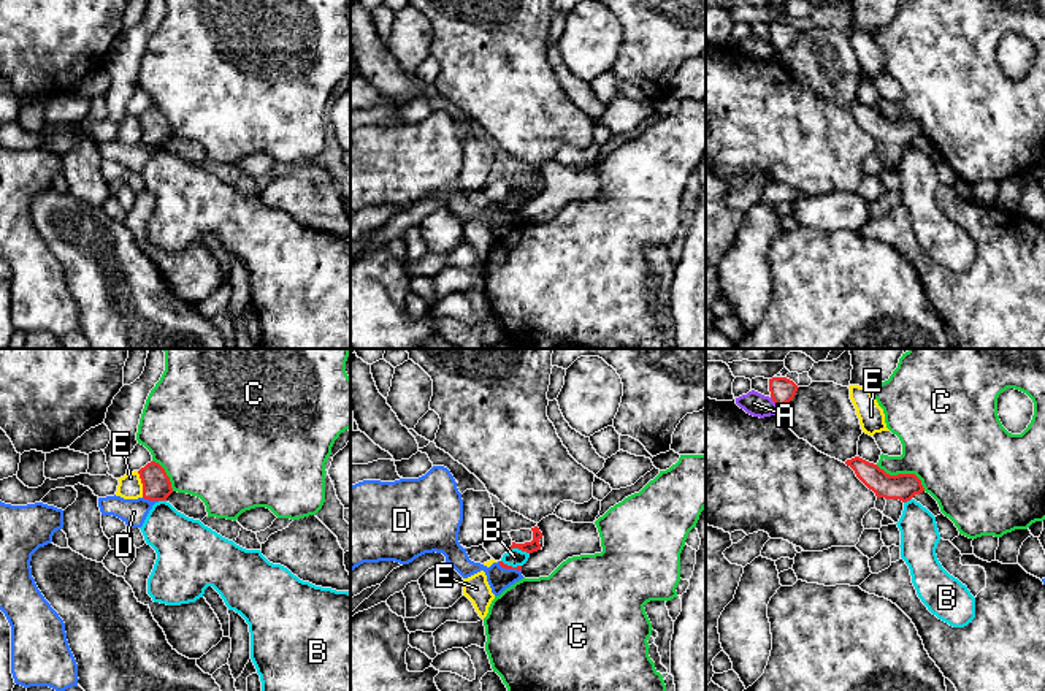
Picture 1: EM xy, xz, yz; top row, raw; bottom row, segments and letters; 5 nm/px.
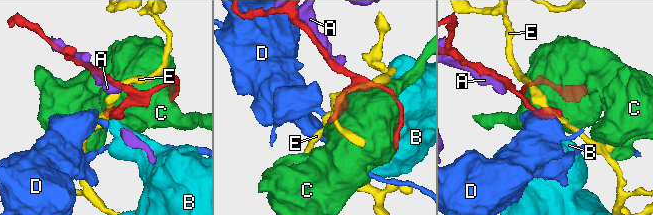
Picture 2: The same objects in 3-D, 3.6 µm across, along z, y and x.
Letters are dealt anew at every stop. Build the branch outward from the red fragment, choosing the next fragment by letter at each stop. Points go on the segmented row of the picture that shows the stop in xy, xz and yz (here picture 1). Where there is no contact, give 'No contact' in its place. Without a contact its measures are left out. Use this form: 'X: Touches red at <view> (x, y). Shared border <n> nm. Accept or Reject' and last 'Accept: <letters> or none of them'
A: Touches red at yz (774, 401). Shared border 70 nm. Reject
B: Touches red at xz (519, 549). Shared border 110 nm. Reject
C: Touches red at yz (903, 474). Shared border 280 nm. Reject
D: Touches red at xy (151, 500). Shared border 80 nm. Reject
E: Touches red at xy (141, 482). Shared border 140 nm. Reject
Accept: none of them

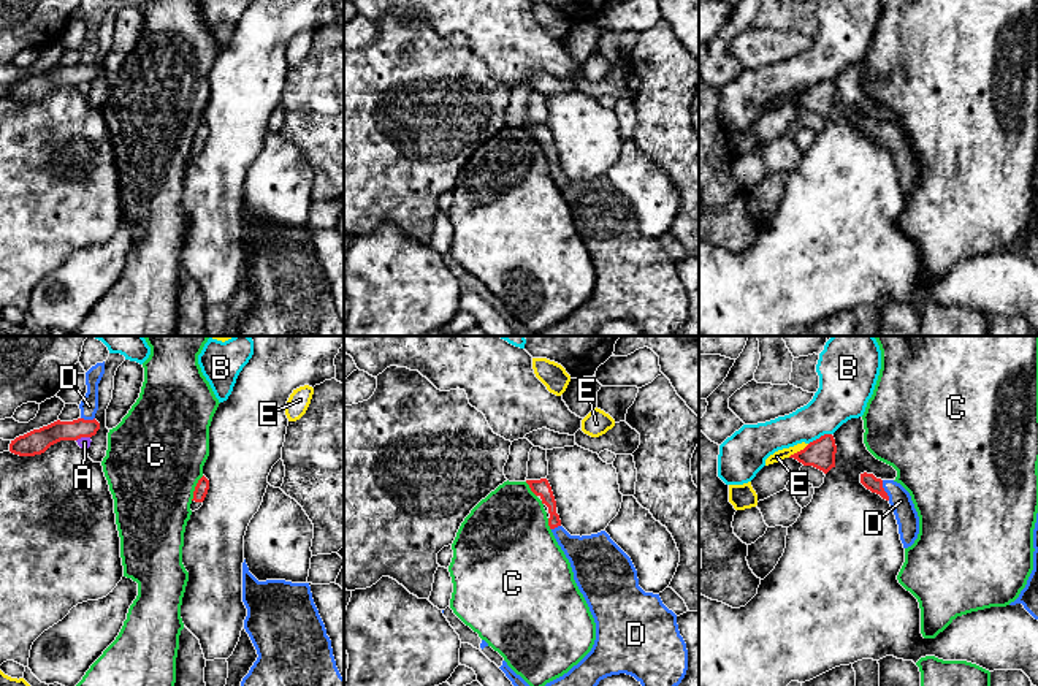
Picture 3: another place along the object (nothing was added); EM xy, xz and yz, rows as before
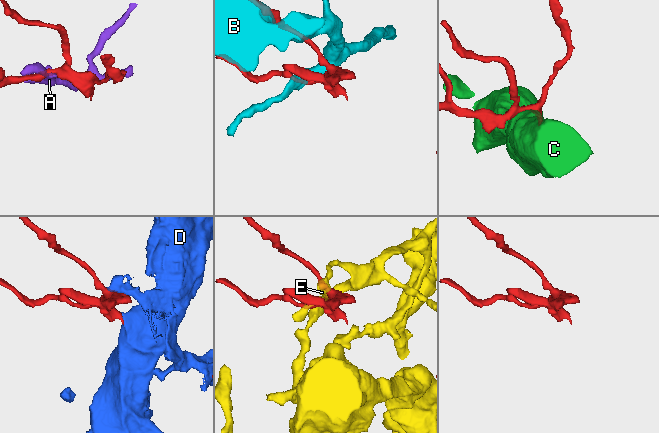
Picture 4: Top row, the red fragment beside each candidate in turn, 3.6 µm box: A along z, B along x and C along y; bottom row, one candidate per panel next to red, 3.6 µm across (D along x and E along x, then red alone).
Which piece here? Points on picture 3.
A: Touches red at xy (83, 436). Shared border 80 nm. Reject
B: Touches red at yz (821, 436). Shared border 130 nm. Reject
C: Touches red at xy (195, 488). Shared border 140 nm. Reject
D: Touches red at yz (883, 490). Shared border 110 nm. Accept
E: Touches red at yz (797, 452). Shared border 130 nm. Reject
Accept: D

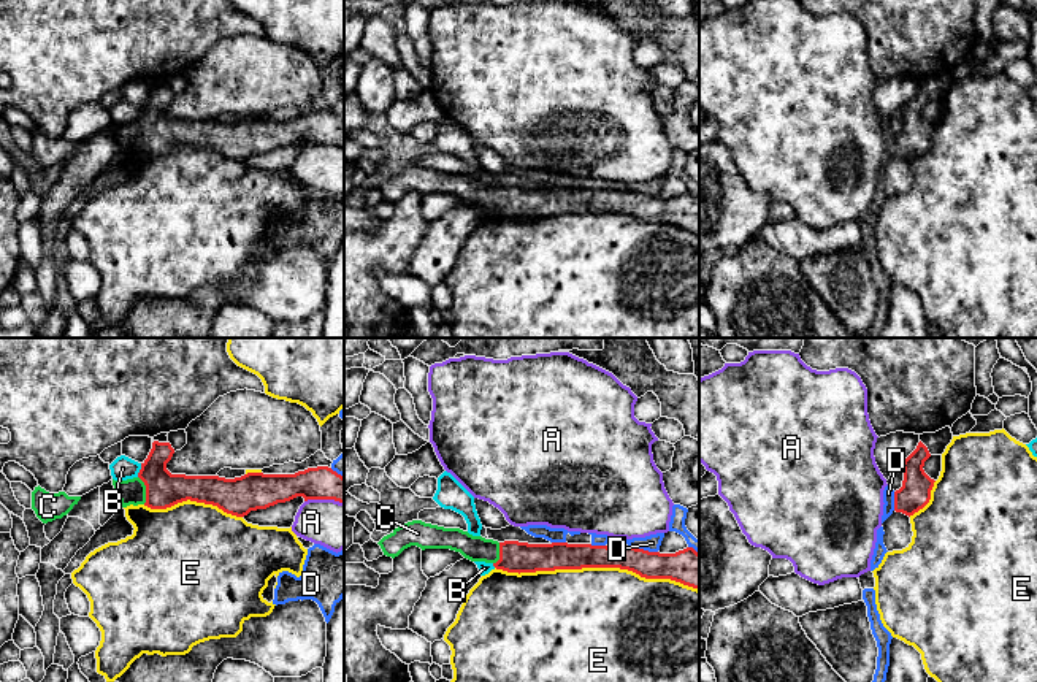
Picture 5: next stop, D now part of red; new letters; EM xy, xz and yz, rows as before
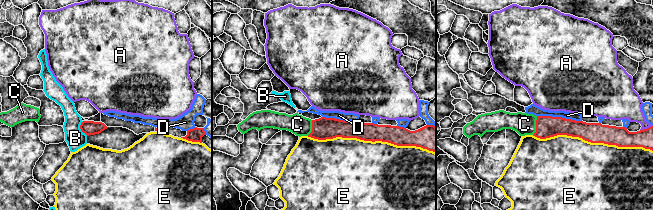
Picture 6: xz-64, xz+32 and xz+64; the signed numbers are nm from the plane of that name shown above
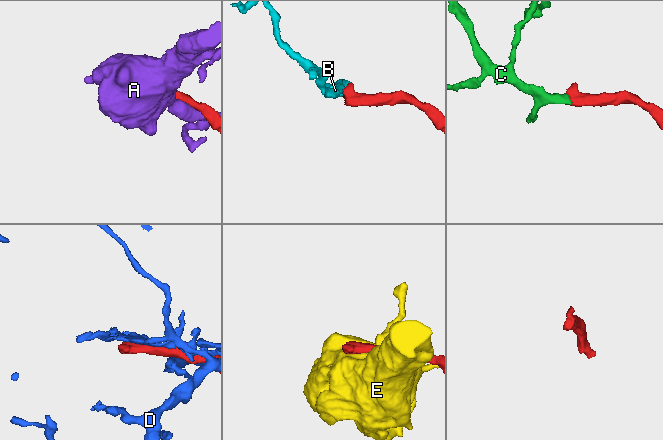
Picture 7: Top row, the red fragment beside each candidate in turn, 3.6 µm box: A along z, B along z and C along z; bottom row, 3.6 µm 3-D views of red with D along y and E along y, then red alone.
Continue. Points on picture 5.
A: Touches red at xy (324, 498). Shared border 200 nm. Reject
B: Touches red at xy (140, 470). Shared border 80 nm. Reject
C: Touches red at xy (146, 490). Shared border 150 nm. Accept
D: Touches red at xz (642, 549). Shared border 150 nm. Reject
E: Touches red at xz (596, 567). Shared border 1050 nm. Reject
Accept: C

